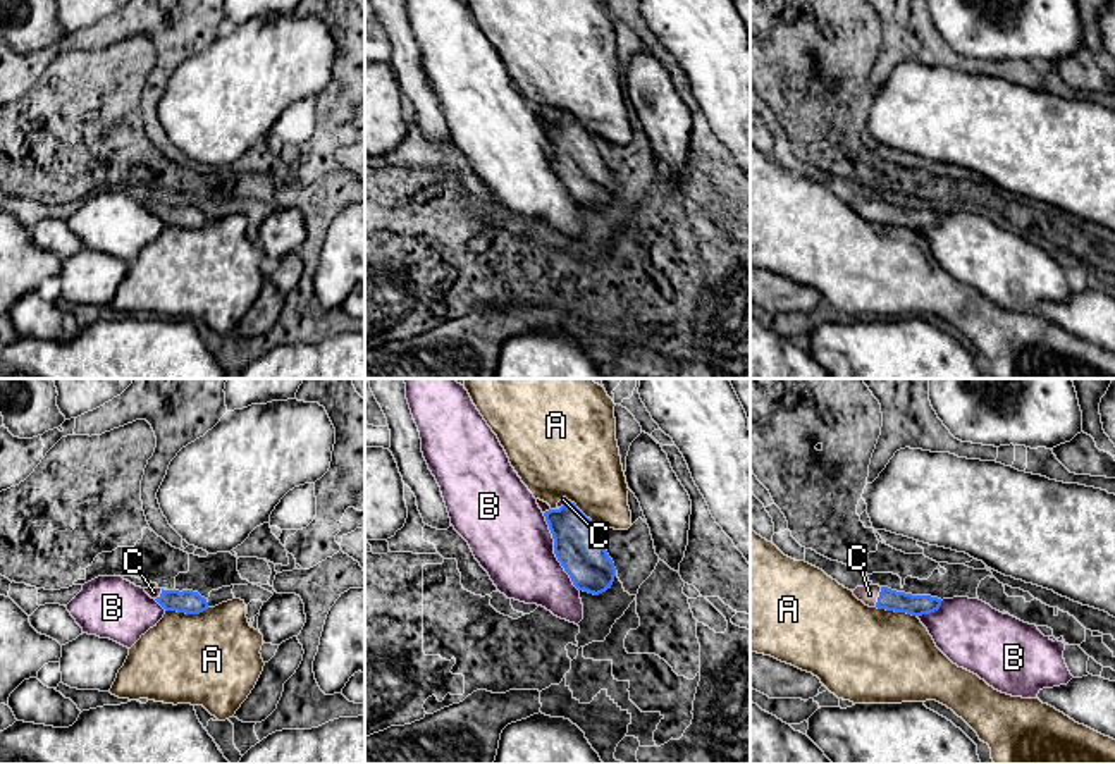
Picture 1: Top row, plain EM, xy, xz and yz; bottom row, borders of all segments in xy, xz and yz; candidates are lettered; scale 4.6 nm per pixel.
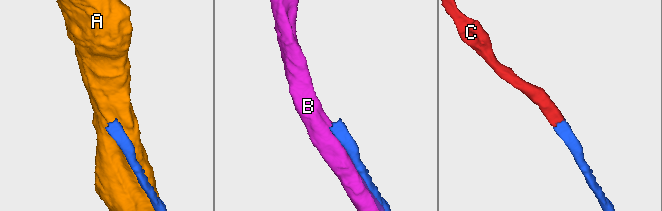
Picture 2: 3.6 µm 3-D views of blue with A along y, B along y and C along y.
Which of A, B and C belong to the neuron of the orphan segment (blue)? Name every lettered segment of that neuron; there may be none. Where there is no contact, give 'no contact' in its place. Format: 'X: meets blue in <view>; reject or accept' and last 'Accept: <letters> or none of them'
A: meets blue in xy; reject
B: meets blue in xz; reject
C: meets blue in yz; accept
Accept: C

